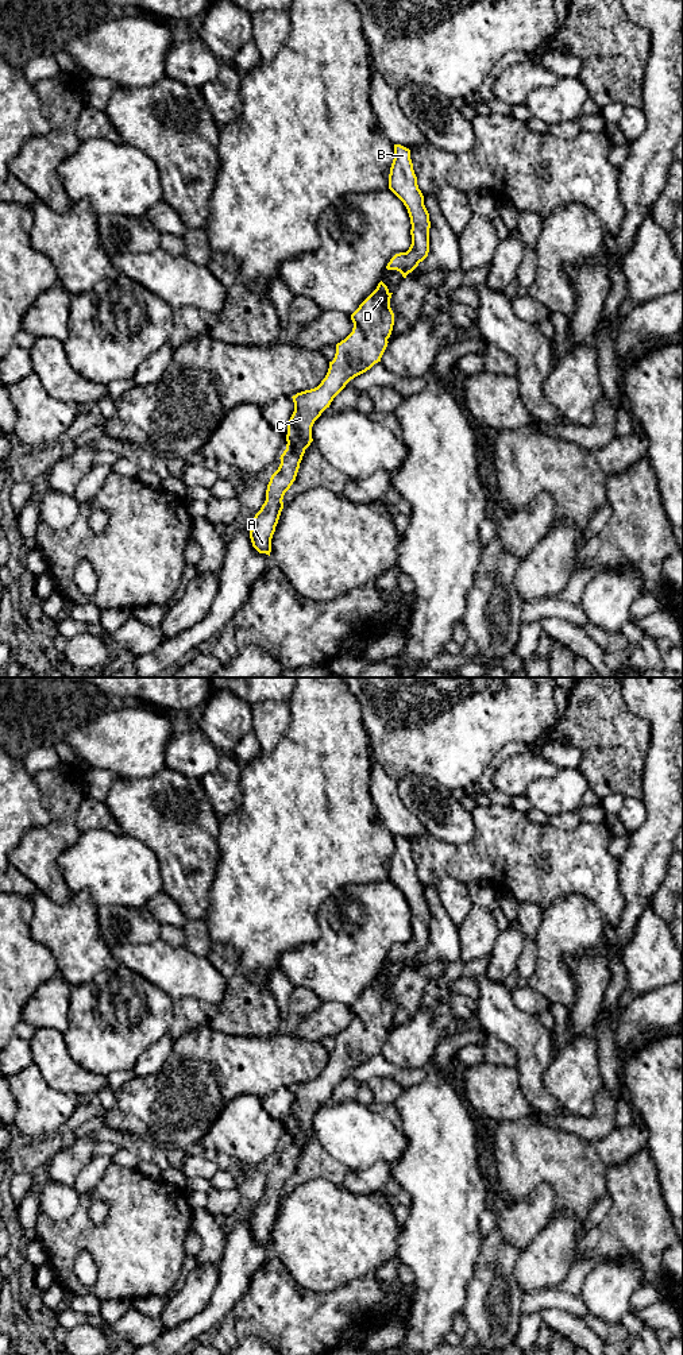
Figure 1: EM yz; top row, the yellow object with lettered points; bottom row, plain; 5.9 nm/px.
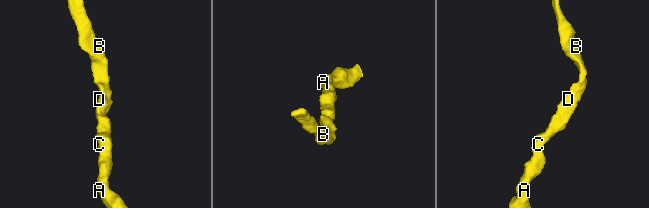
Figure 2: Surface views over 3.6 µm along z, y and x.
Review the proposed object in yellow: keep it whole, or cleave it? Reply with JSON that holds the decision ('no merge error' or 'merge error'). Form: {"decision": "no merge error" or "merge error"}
{"decision": "no merge error"}

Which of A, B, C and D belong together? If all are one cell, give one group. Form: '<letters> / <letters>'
A B C D

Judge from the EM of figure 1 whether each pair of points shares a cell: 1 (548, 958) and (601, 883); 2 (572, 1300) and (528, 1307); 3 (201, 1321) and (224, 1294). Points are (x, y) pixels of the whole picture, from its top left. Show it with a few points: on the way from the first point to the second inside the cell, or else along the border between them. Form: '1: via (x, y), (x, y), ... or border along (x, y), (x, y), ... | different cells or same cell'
1: border along (558, 896), (568, 894), (586, 896), (608, 925) | different cells
2: via (562, 1300), (539, 1300) | same cell
3: via (208, 1315), (222, 1301) | same cell

